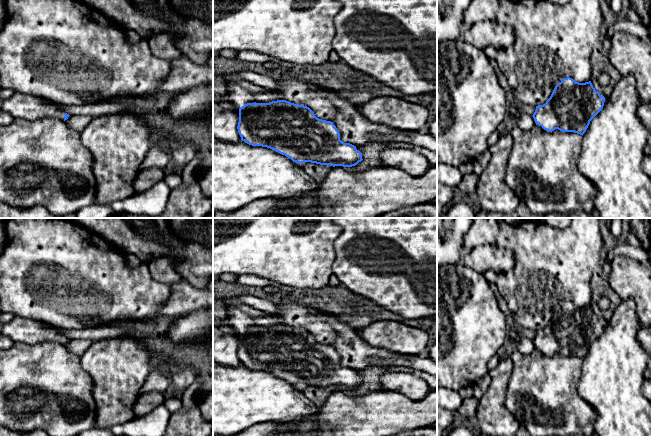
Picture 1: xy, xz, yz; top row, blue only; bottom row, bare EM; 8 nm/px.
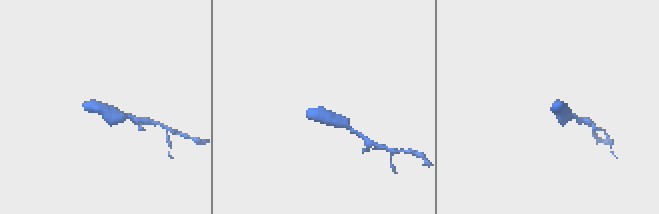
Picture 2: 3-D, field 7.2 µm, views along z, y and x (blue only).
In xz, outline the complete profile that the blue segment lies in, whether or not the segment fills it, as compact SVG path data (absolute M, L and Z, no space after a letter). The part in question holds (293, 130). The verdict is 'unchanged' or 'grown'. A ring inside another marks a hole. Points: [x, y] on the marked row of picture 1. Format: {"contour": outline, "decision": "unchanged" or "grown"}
{"contour": "M235 72L226 75L222 74L222 78L227 86L227 99L239 108L237 129L241 140L245 143L252 146L270 148L299 164L311 162L333 167L352 167L363 160L362 154L356 149L356 146L340 140L340 133L333 122L317 118L309 107L281 100L274 90L265 89L240 79L236 76Z", "decision": "grown"}

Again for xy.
{"contour": "M15 93L12 97L4 100L0 108L14 119L21 118L29 121L44 117L55 117L65 121L70 116L56 104L48 103L39 96L21 93Z", "decision": "grown"}

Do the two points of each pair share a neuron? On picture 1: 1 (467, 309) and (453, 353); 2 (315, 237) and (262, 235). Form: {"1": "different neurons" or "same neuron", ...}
{"1": "same neuron", "2": "same neuron"}

